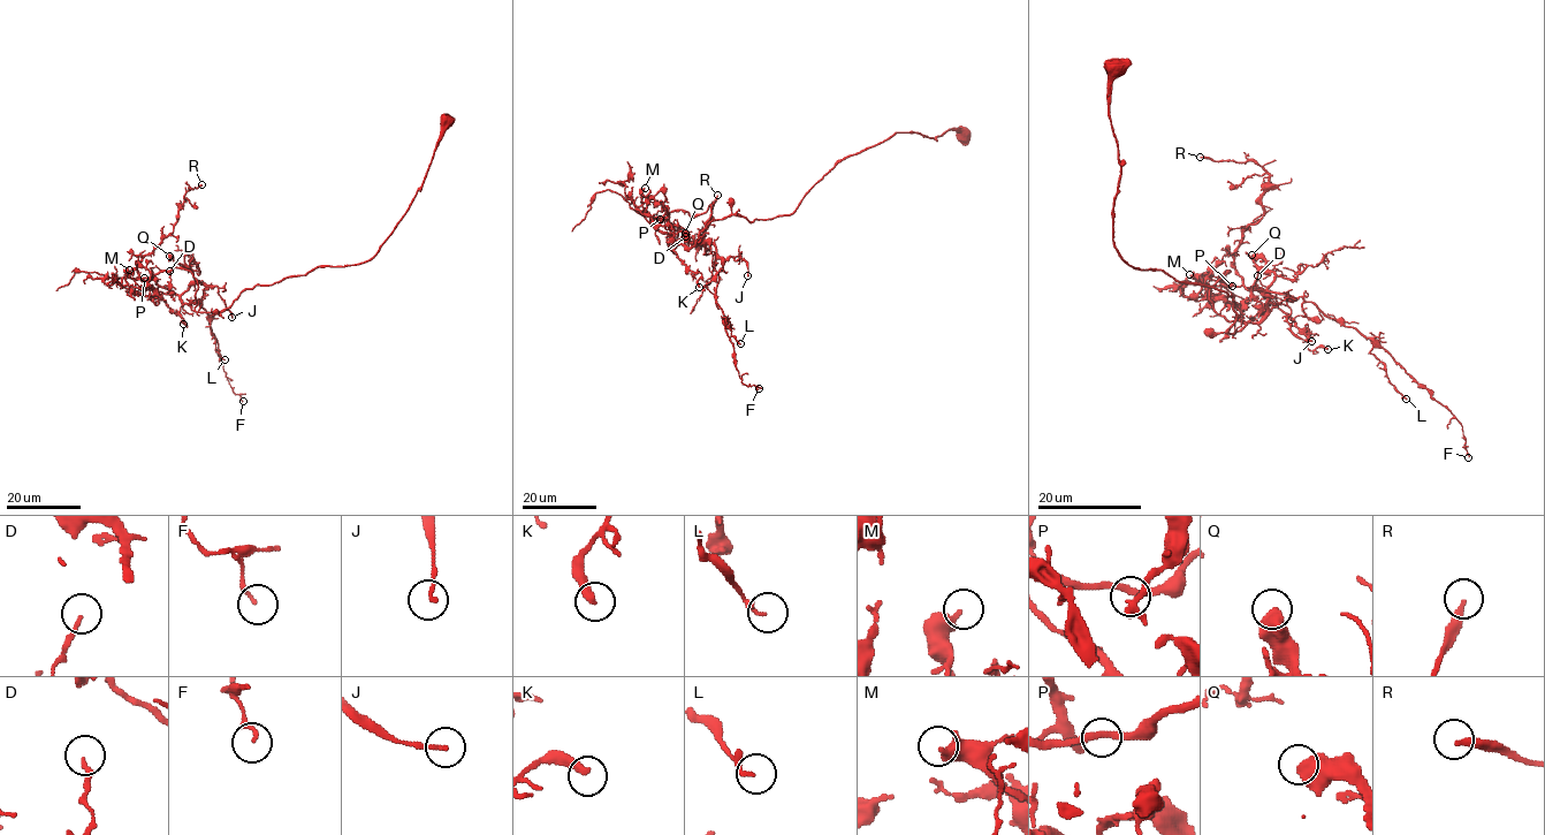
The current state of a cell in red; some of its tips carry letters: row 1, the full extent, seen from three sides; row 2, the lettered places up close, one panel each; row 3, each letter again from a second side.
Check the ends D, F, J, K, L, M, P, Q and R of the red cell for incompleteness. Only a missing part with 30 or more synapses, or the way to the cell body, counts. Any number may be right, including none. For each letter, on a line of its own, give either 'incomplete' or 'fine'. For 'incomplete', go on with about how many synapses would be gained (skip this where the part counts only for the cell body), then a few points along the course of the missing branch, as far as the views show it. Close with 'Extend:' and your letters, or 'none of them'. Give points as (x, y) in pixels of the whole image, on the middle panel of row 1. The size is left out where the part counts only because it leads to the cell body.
D: fine
F: fine
J: fine
K: fine
L: fine
M: fine
P: fine
Q: fine
R: fine
Extend: none of them

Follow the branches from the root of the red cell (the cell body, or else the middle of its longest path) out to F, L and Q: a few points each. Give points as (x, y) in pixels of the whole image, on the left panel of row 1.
F: (446, 121), (421, 187), (367, 260), (245, 288), (218, 312), (181, 296), (206, 286), (199, 305), (243, 401)
L: (446, 121), (367, 260), (218, 312), (183, 304), (188, 287), (206, 286), (225, 359)
Q: (446, 121), (421, 187), (367, 260), (317, 266), (195, 312), (181, 297), (192, 271), (169, 256)

